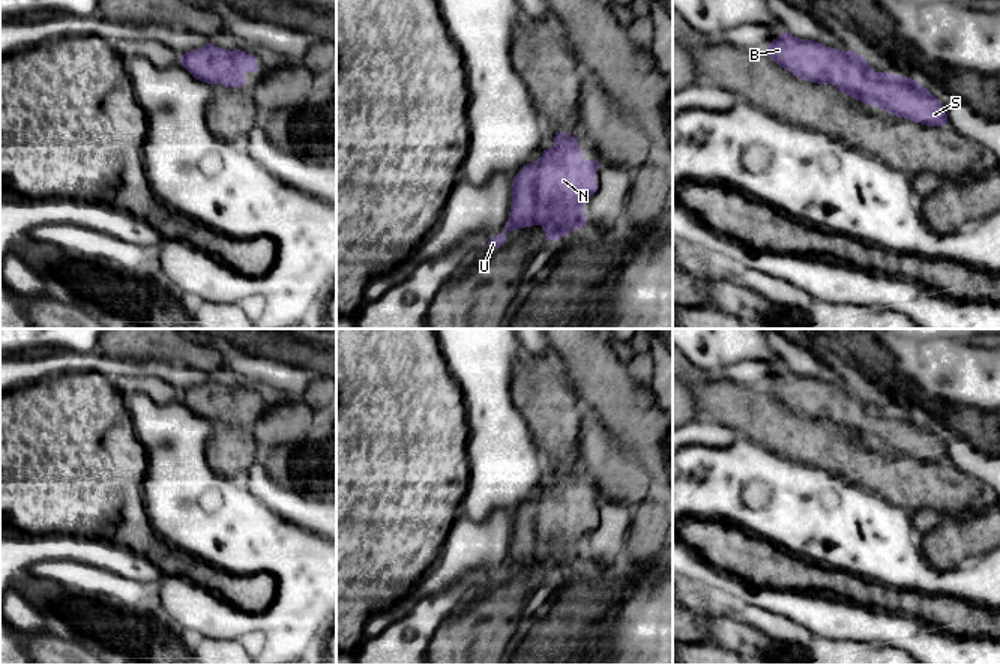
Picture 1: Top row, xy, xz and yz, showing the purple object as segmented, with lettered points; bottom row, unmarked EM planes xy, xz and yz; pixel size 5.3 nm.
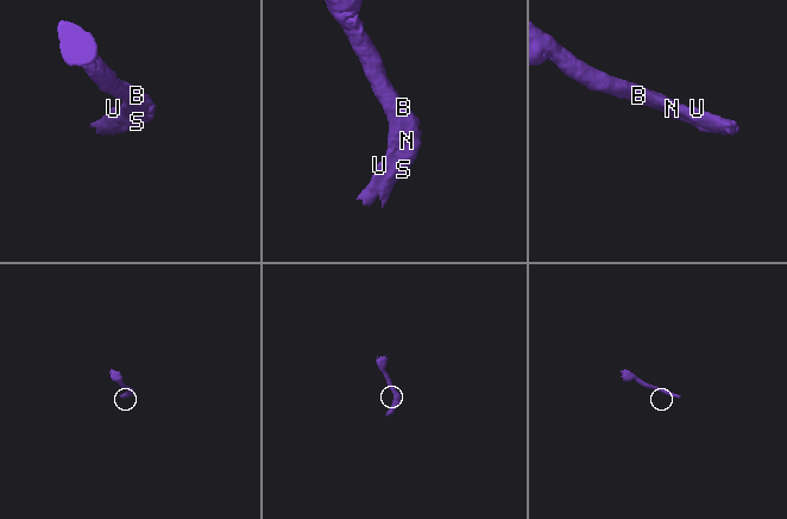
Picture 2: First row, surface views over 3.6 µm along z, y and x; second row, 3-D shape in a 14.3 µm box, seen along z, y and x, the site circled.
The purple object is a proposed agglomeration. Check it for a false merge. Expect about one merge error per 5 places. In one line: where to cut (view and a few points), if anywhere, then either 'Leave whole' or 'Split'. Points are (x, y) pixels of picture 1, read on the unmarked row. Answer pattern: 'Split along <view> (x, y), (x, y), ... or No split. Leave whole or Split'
No split. Leave whole

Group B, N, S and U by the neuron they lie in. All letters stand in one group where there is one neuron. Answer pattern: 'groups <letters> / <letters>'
groups B N S U

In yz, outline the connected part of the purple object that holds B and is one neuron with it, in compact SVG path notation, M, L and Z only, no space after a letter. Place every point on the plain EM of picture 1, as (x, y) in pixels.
M781 369L763 387L793 411L832 420L856 437L926 462L947 461L946 446L920 419L895 410L874 408L857 389Z

